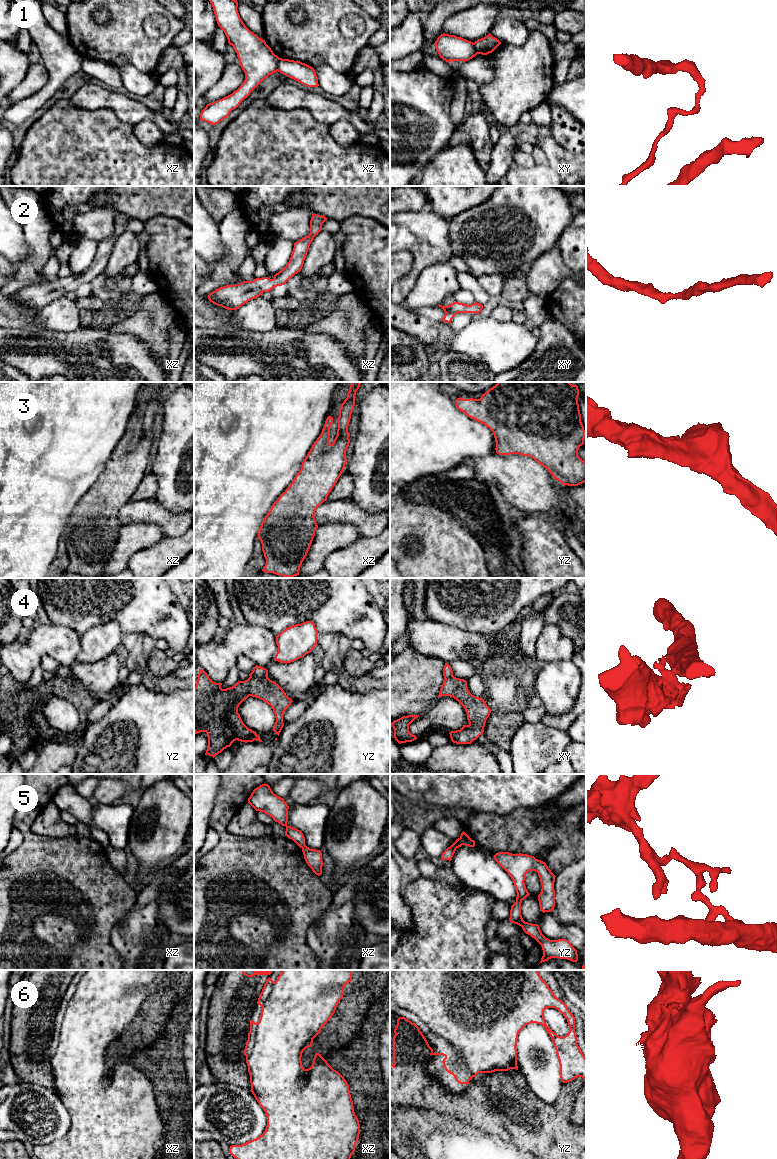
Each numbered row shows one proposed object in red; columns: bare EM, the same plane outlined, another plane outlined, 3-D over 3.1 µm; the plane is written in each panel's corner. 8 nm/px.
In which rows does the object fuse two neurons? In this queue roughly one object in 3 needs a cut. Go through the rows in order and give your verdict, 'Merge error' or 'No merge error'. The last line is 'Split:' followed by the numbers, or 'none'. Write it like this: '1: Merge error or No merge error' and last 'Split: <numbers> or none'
1: Merge error
2: No merge error
3: No merge error
4: Merge error
5: Merge error
6: Merge error
Split: 1, 4, 5, 6

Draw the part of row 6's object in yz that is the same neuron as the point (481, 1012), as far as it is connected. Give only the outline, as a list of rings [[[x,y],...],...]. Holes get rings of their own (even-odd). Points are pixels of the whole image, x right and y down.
[[[390,970],[390,996],[398,1006],[419,1017],[434,1034],[461,1051],[469,1068],[469,1081],[478,1073],[518,1070],[518,1034],[531,1023],[541,1024],[550,1035],[559,1060],[561,1081],[567,1083],[577,1077],[586,1080],[586,1057],[577,1044],[575,1017],[566,1003],[554,995],[538,970]],[[547,1008],[557,1009],[567,1019],[567,1035],[558,1036],[547,1026],[544,1019]]]

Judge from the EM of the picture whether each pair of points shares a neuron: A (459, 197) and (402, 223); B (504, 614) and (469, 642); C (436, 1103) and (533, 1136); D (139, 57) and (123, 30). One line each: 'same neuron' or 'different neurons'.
A: different neurons
B: different neurons
C: same neuron
D: same neuron

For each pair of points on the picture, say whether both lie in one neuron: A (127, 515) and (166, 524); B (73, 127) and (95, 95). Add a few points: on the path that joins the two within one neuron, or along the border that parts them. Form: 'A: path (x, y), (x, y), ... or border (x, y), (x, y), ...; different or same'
A: path (137, 515), (156, 515); same
B: border (68, 99), (72, 105), (88, 110), (109, 110); different

